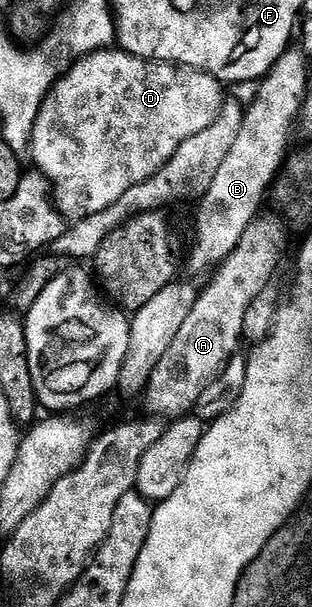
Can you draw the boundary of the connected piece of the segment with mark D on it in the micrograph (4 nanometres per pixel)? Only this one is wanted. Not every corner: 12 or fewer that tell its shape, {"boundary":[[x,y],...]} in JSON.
{"boundary":[[77,58],[32,159],[77,221],[215,121],[204,71]]}

